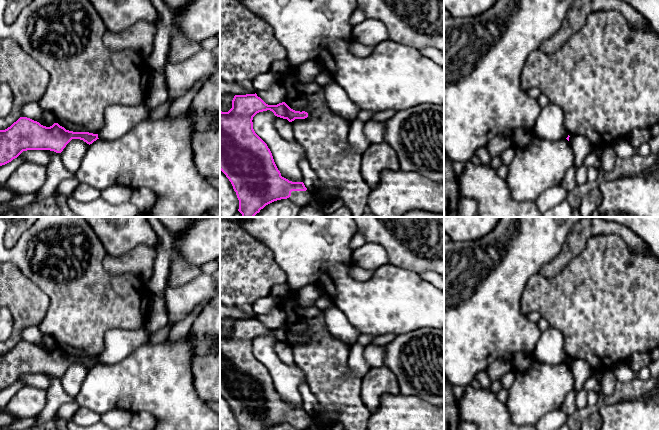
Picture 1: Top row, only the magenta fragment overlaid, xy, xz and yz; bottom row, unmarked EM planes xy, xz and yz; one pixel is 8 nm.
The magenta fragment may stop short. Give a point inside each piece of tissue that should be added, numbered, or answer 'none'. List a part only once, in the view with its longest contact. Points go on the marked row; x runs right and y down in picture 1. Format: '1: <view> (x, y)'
1: xz (302, 198)

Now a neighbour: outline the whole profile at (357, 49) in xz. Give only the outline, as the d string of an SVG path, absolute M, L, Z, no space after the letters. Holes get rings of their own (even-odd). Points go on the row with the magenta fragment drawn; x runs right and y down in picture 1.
M352 41L349 46L349 52L359 58L369 56L373 52L373 50L373 47L363 45L356 41Z

